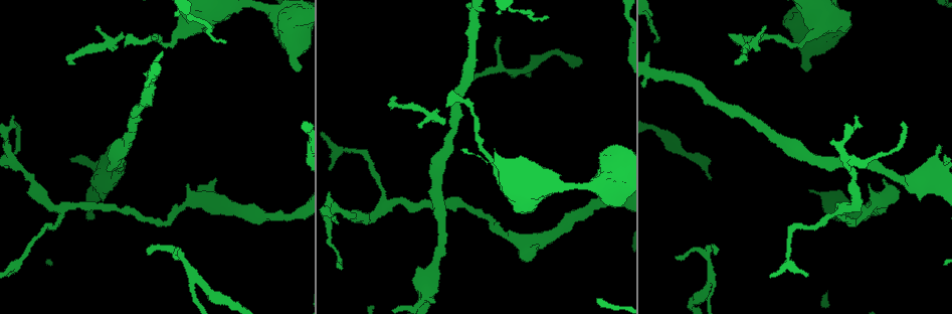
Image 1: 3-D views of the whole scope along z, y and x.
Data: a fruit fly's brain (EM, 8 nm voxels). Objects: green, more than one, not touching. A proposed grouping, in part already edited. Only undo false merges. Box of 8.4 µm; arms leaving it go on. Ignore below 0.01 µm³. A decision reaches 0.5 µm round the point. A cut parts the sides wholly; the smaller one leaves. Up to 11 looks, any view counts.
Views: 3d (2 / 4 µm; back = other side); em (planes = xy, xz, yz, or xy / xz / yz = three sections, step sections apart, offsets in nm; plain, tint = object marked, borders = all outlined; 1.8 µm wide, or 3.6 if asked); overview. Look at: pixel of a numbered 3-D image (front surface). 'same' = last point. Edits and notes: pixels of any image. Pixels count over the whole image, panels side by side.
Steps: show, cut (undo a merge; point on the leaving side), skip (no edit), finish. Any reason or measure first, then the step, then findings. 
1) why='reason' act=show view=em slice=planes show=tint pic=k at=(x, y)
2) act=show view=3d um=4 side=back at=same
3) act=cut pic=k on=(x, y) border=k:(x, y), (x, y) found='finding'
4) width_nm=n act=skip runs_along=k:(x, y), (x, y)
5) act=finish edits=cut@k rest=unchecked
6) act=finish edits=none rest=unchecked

why='thick turns thin' act=show view=3d um=4 pic=1 at=(618, 173)

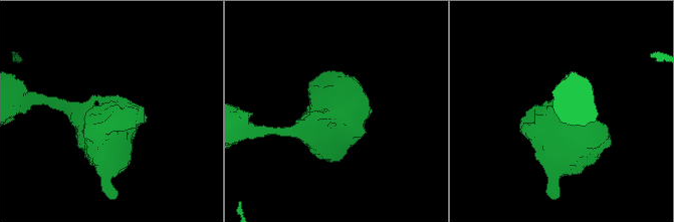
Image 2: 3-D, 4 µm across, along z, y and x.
act=show view=em um=3.6 slice=planes show=borders pic=2 at=(336, 111)

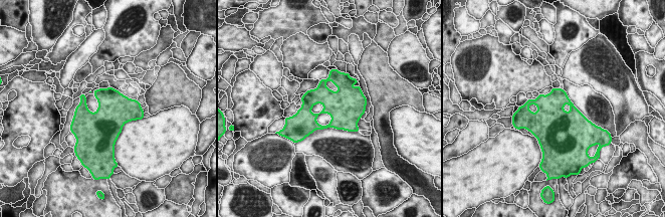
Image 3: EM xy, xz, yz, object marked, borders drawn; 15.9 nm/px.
act=skip found='one cell here'

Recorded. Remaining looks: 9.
why='arms part here' act=show view=em um=3.6 slice=planes show=tint pic=1 at=(928, 173)

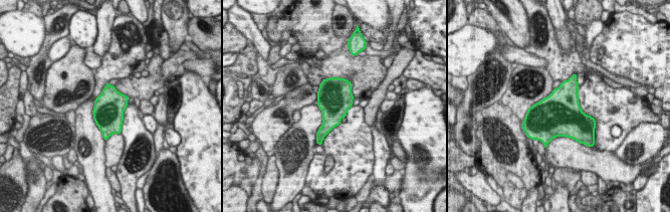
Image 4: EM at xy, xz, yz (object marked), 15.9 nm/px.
act=skip found='all the same cell'

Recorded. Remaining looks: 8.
act=show view=em slice=planes show=tint pic=1 at=(709, 277)

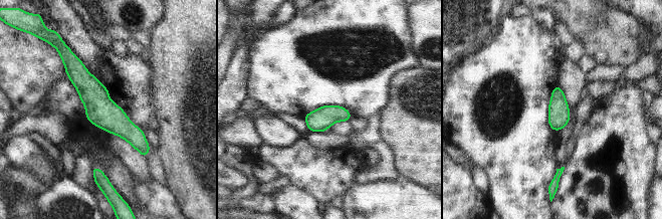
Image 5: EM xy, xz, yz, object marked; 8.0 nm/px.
act=skip runs_along=5:(73, 60), (96, 100), (144, 153) found='all the same cell'

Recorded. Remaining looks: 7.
act=show view=em um=3.6 slice=planes show=tint pic=1 at=(334, 208)

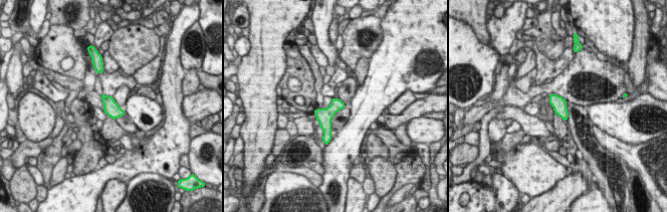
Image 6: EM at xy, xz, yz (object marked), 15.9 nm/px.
width_nm=200 act=skip found='continuous, no second cell'

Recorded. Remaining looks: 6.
act=finish edits=none rest=unchecked

